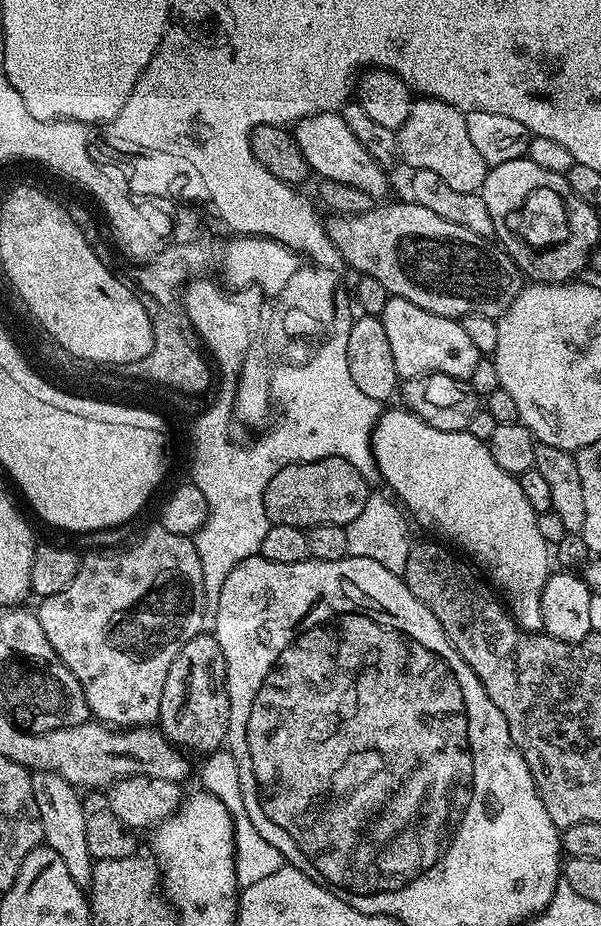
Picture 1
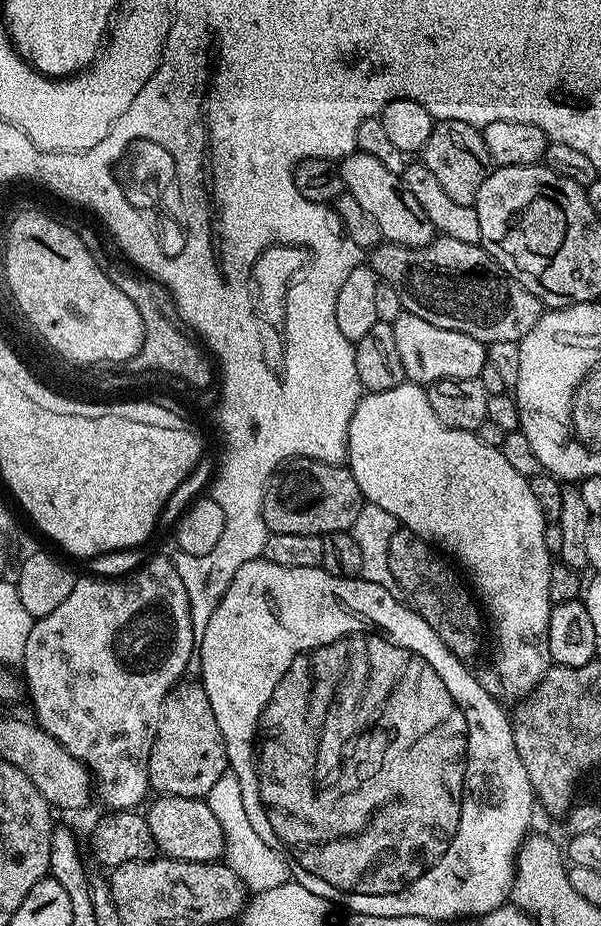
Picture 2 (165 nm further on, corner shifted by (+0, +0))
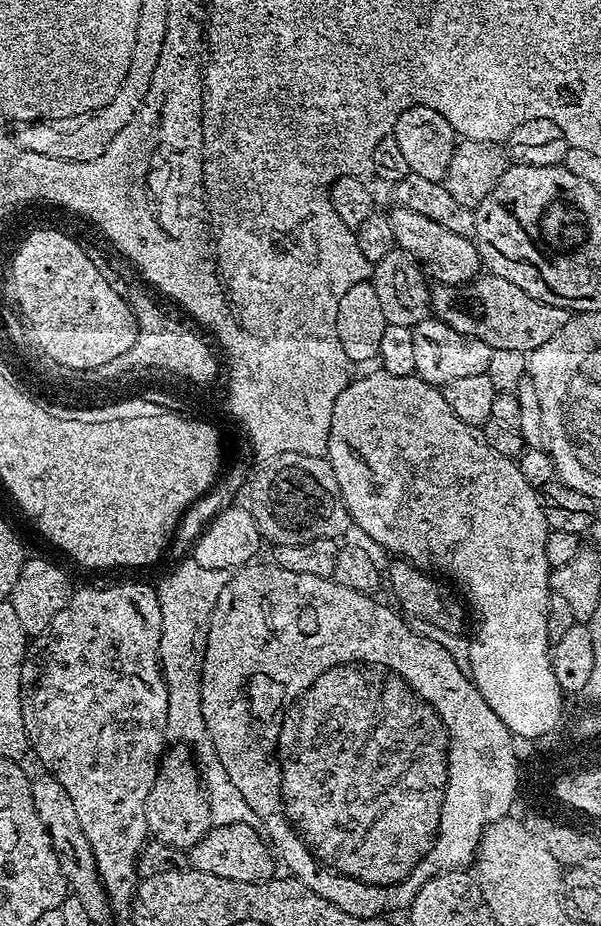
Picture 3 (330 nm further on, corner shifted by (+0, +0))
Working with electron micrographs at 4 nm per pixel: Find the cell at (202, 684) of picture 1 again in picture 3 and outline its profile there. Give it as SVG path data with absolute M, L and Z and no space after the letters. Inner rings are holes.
M176 744L171 748L172 745L160 757L154 786L150 790L150 798L146 802L144 813L148 831L153 837L157 836L162 843L169 844L172 848L187 850L193 848L208 833L209 797L206 795L202 772L193 749L187 748L184 744Z

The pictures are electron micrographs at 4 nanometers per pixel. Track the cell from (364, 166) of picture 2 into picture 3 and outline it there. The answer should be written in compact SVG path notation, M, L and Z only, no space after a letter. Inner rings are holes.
M396 206L390 219L396 248L412 255L436 284L464 286L481 275L480 255L469 237L454 234L454 230L446 230L446 226L438 226L438 222L430 222L430 218L422 218L422 214L403 206Z

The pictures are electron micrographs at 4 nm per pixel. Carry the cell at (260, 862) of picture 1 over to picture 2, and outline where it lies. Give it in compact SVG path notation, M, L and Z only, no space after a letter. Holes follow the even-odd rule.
M232 771L225 773L223 781L216 785L207 801L211 812L218 818L219 825L224 830L224 862L242 878L246 889L255 894L291 881L288 860L266 845L266 842L255 833L254 826L246 815L246 808L242 806L241 786L238 785L238 778Z

